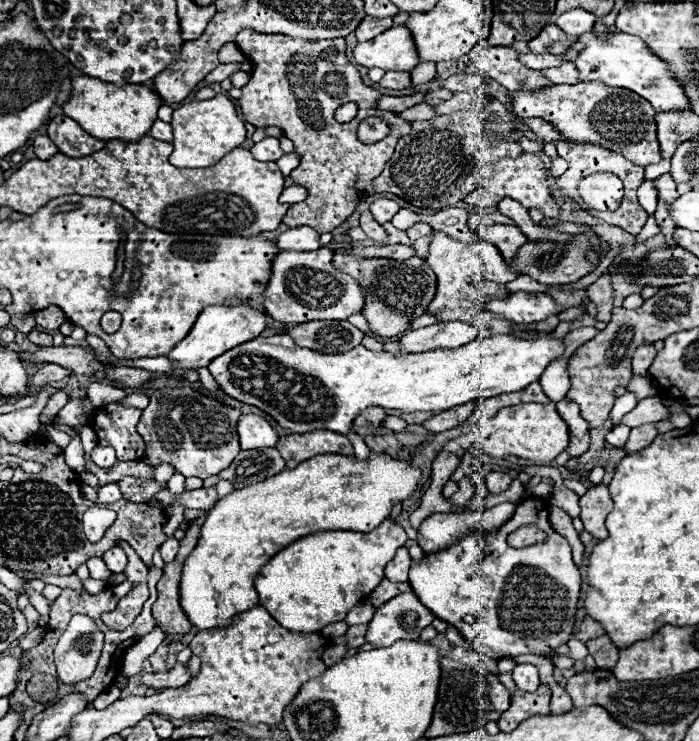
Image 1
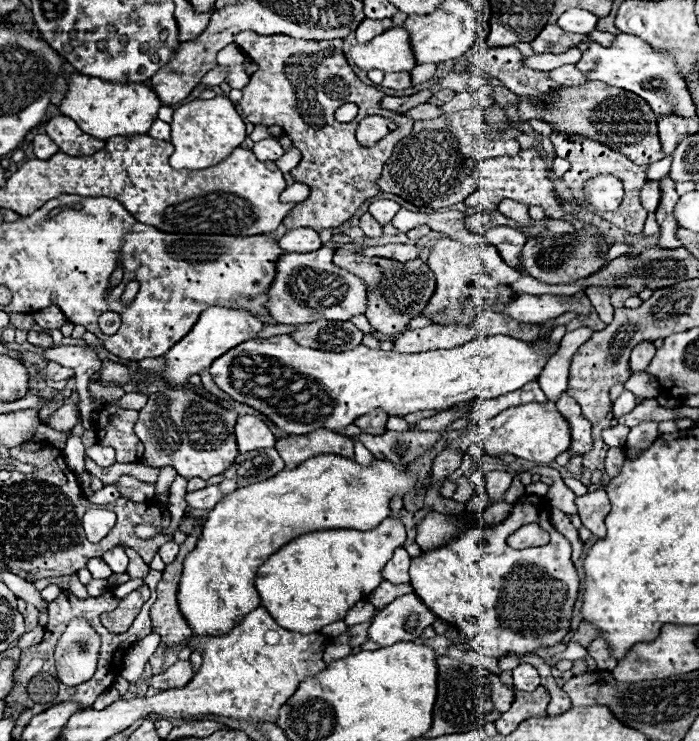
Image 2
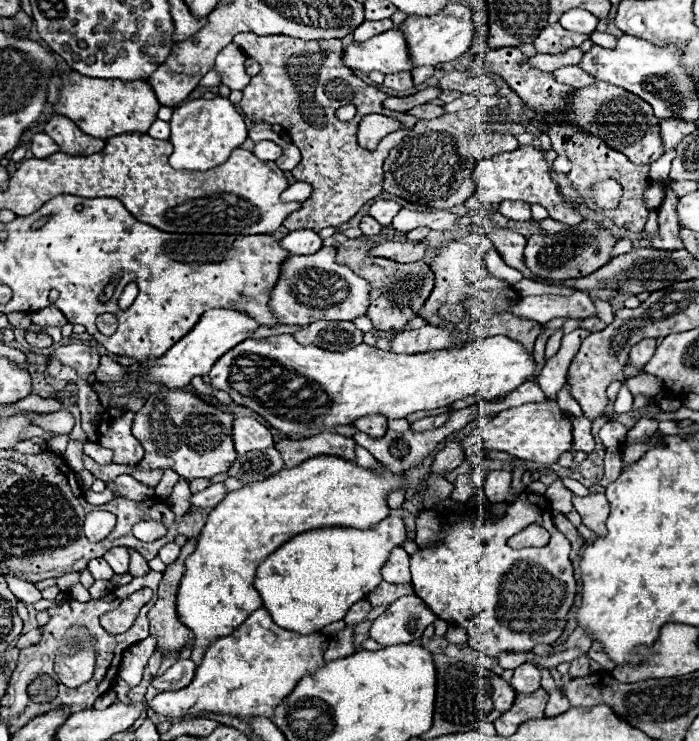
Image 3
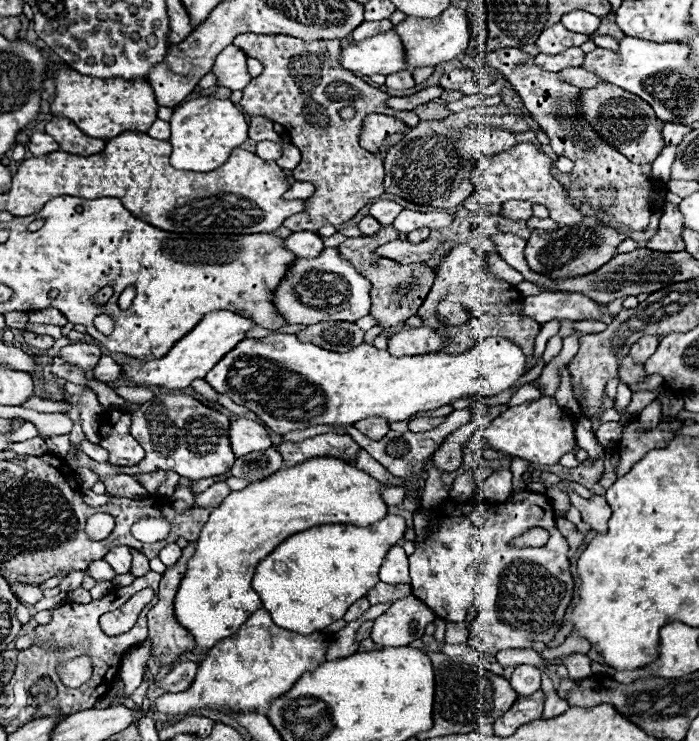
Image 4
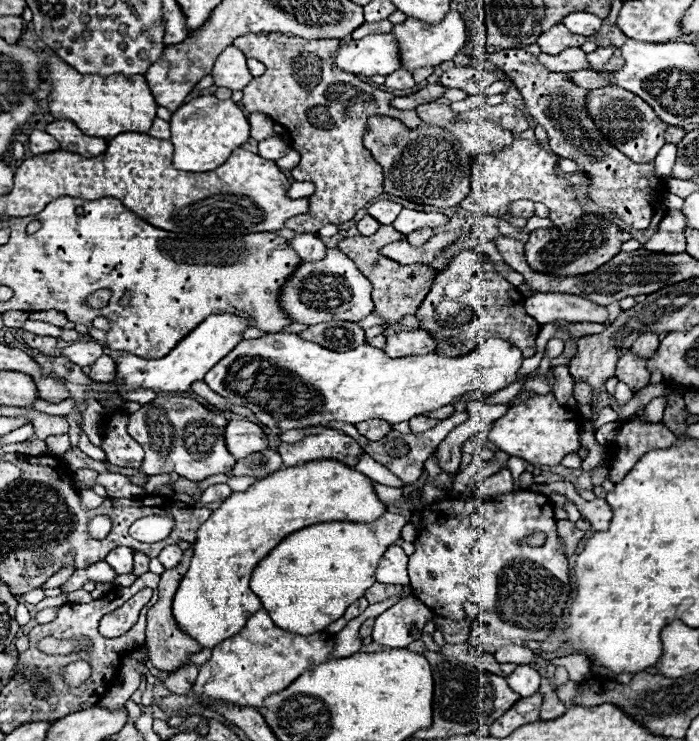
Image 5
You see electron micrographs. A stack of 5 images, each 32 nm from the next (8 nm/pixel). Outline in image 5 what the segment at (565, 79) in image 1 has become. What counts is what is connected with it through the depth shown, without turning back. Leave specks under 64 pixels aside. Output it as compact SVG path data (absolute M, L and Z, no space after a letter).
M572 70L572 72L566 72L566 76L568 76L574 84L578 84L578 86L582 86L582 88L586 88L586 90L612 84L606 76L602 76L602 74L598 74L598 72L592 72L592 70Z

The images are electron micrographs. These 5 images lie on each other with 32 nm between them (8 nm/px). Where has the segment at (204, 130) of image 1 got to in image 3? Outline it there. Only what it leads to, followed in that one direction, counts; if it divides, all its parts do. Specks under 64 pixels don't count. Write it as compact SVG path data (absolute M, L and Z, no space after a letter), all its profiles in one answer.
M212 98L212 100L192 100L184 106L176 108L170 120L172 136L170 142L174 146L174 152L170 156L170 166L174 170L210 170L218 164L222 164L234 148L238 148L246 138L246 124L242 116L236 112L234 104L228 98Z

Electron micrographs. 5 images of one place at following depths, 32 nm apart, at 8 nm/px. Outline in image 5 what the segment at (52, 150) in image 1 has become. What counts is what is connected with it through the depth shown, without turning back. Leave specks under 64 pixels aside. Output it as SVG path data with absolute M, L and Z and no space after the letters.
M34 130L30 134L30 142L28 142L32 154L46 154L46 152L52 152L52 150L60 150L60 144L46 132L40 132L40 130Z

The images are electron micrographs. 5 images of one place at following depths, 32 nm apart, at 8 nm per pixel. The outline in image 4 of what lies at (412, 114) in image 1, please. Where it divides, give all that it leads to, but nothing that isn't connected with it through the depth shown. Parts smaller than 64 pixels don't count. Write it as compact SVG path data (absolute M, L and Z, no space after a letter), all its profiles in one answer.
M428 102L428 104L416 106L412 112L414 112L420 120L442 120L442 118L446 118L446 116L450 114L444 104L436 104L436 102Z

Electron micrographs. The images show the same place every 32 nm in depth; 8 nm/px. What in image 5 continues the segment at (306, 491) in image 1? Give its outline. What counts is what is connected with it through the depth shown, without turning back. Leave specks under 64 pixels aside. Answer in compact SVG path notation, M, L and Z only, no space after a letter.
M312 460L296 468L278 470L272 476L254 482L246 492L232 492L198 530L198 538L194 542L194 556L174 596L174 618L178 626L202 648L214 648L214 644L220 644L222 640L238 634L244 628L246 620L262 608L260 598L250 590L248 582L256 564L266 558L270 550L274 550L286 536L318 522L342 520L368 524L378 520L384 512L386 506L380 502L374 490L374 482L366 474L338 460Z

